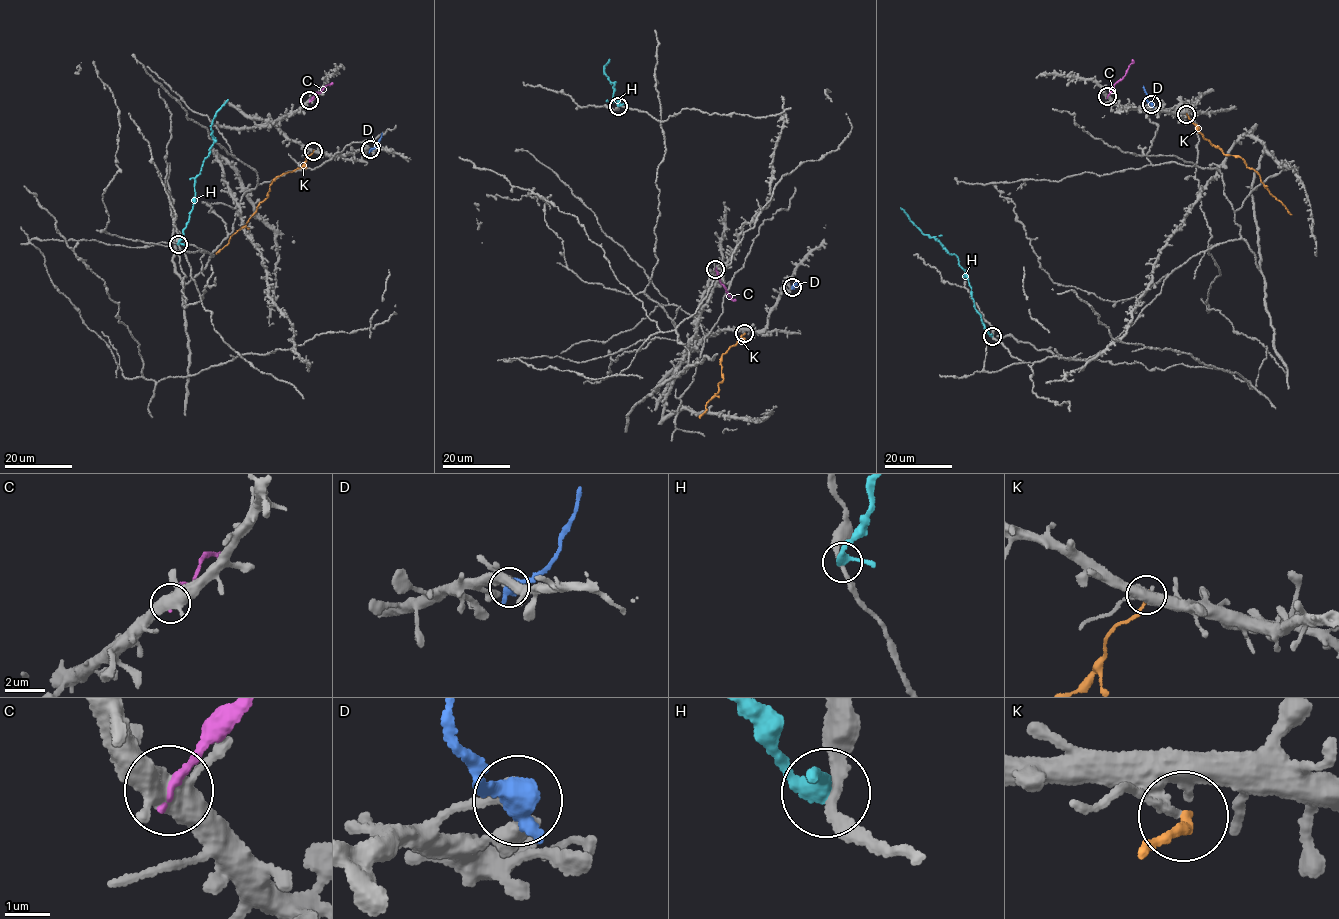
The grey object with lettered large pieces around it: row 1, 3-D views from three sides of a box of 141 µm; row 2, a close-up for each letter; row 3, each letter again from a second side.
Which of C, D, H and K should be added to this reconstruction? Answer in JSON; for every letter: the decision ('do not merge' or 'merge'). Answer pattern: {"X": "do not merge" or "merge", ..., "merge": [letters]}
{"C": "do not merge", "D": "do not merge", "H": "do not merge", "K": "do not merge", "merge": []}

